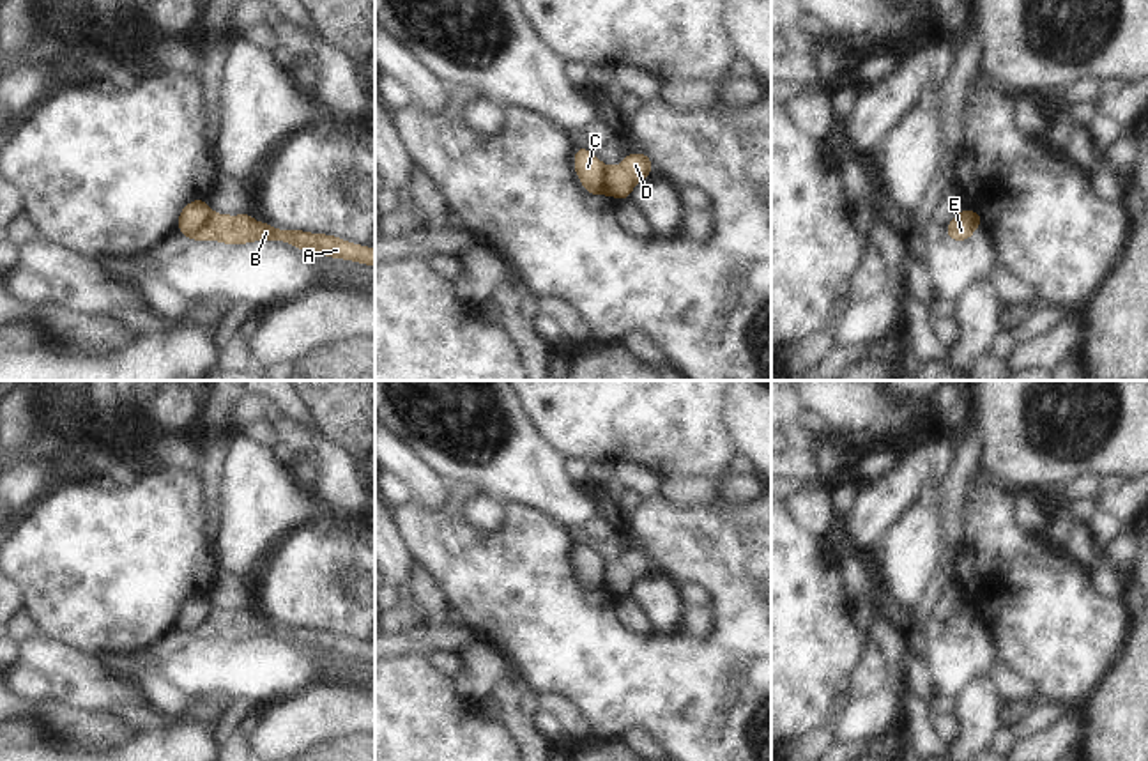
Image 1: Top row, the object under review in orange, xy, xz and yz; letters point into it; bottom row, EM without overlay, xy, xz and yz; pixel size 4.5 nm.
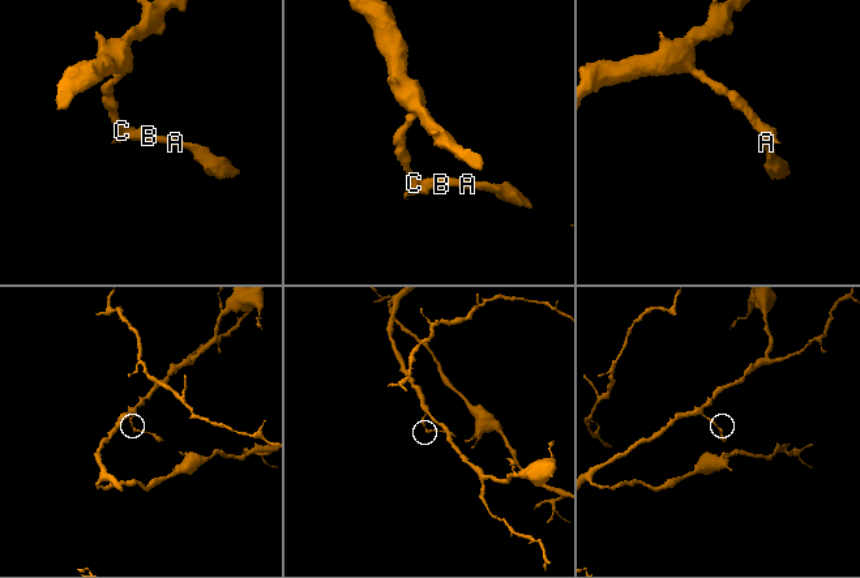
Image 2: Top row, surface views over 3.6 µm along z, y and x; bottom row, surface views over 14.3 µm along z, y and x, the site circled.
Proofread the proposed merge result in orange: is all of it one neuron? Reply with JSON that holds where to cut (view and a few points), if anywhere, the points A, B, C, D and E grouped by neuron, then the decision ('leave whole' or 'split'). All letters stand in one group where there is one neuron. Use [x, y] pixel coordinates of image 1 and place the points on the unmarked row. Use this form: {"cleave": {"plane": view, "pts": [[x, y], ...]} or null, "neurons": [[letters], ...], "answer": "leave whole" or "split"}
{"cleave": {"plane": "xy", "pts": [[211, 609], [188, 632]]}, "neurons": [["A", "B", "D", "E"], ["C"]], "answer": "split"}

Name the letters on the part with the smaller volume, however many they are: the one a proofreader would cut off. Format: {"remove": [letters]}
{"remove": ["A", "B", "D", "E"]}

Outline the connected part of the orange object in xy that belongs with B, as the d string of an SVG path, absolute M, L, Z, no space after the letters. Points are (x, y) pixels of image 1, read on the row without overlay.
M210 609L205 621L189 632L191 637L221 637L225 641L246 641L251 637L283 635L297 642L301 648L313 648L333 655L347 655L375 664L375 644L350 641L340 634L325 630L310 630L301 626L276 626L269 619L256 619L248 609L241 612L226 612Z

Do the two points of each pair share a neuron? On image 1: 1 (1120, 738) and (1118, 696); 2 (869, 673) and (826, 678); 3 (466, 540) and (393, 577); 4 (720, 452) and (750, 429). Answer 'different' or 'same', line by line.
1: same
2: different
3: different
4: different

